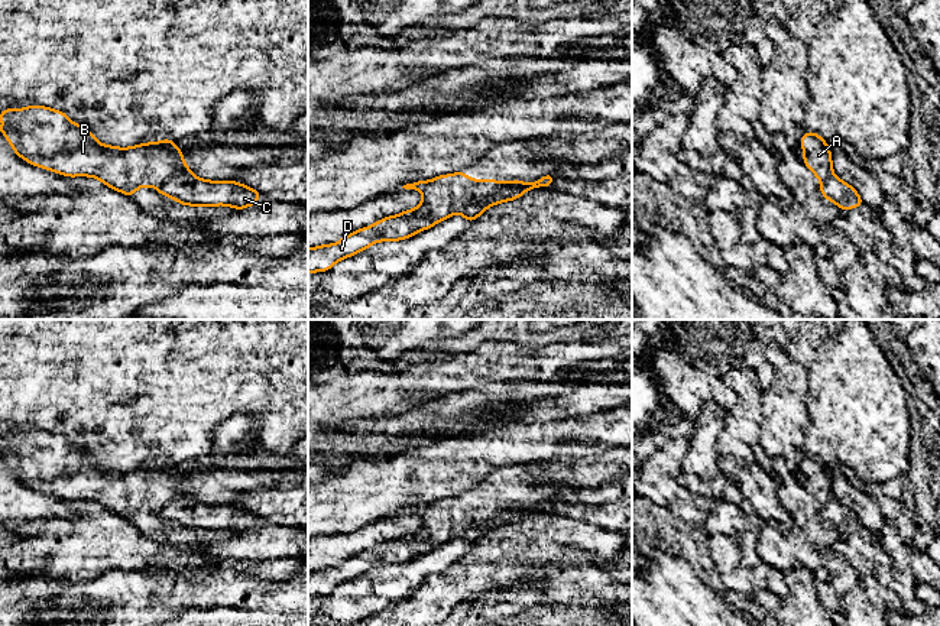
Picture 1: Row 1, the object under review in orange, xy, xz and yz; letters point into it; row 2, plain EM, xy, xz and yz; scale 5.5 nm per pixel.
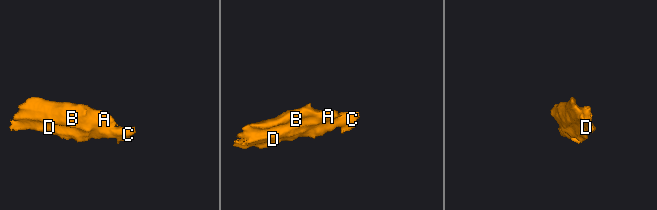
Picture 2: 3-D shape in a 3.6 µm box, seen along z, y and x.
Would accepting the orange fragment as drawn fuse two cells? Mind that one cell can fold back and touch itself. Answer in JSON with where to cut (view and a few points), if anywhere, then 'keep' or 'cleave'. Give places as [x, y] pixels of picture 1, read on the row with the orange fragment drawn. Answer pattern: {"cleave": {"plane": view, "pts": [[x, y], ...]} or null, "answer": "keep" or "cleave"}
{"cleave": {"plane": "xz", "pts": [[511, 181], [508, 185], [470, 203], [460, 213]]}, "answer": "cleave"}

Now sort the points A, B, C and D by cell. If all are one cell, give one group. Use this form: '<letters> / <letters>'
A B D / C

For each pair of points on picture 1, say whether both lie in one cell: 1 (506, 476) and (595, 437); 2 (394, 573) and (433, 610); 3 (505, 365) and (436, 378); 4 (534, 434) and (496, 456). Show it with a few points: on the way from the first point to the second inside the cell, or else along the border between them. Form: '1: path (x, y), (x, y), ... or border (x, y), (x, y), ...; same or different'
1: border (571, 457), (527, 461), (508, 467); different
2: border (414, 592), (394, 600), (383, 609); different
3: path (488, 366), (479, 372), (453, 373); same
4: path (525, 440), (505, 453); same

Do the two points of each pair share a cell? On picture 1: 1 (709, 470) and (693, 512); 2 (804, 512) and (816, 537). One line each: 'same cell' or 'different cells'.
1: different cells
2: same cell

